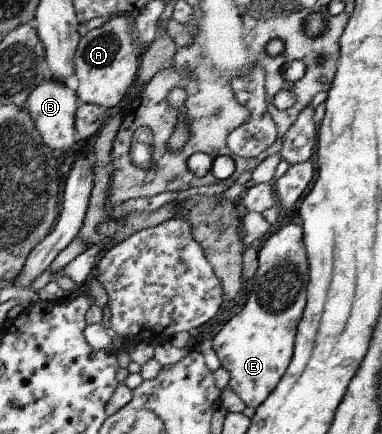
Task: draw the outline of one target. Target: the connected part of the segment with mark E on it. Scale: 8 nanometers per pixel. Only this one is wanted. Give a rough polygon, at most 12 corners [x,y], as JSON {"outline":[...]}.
{"outline":[[300,224],[258,250],[244,309],[213,339],[255,410],[282,380],[306,306]]}

